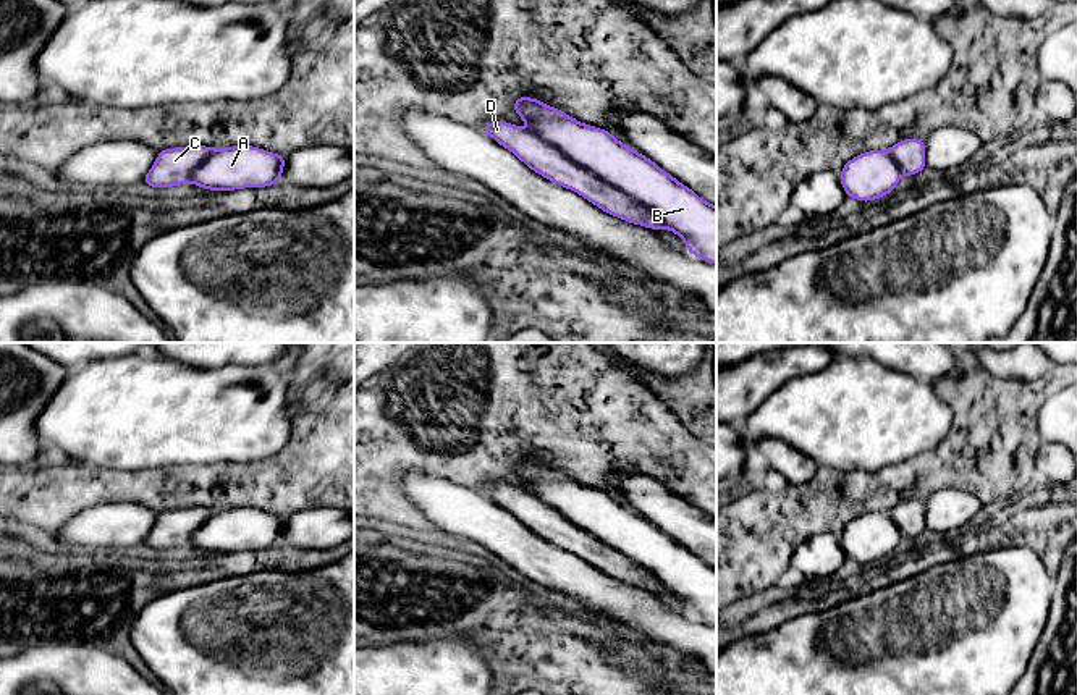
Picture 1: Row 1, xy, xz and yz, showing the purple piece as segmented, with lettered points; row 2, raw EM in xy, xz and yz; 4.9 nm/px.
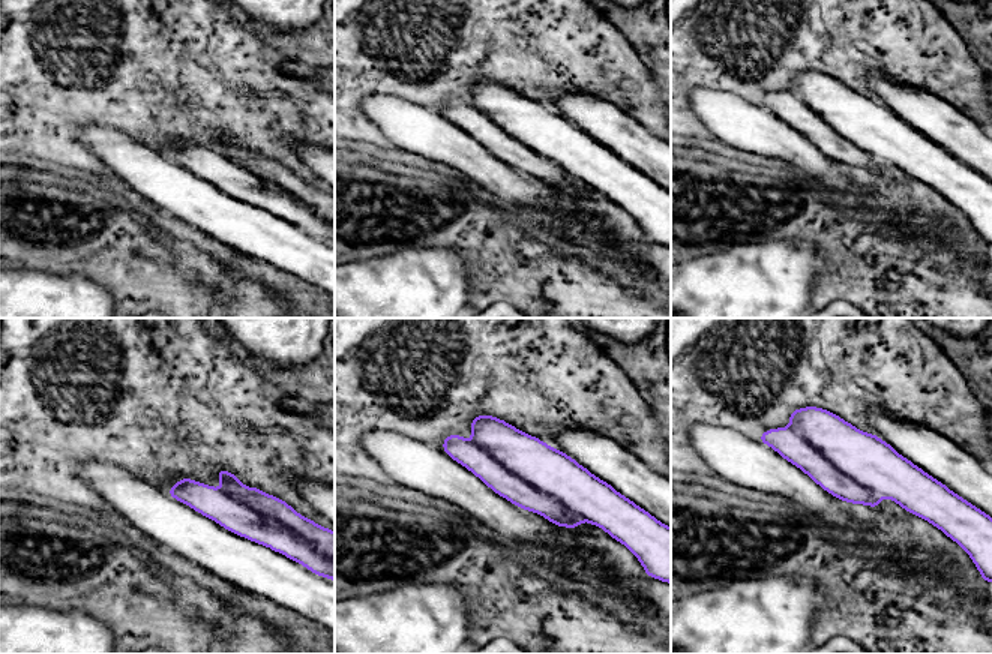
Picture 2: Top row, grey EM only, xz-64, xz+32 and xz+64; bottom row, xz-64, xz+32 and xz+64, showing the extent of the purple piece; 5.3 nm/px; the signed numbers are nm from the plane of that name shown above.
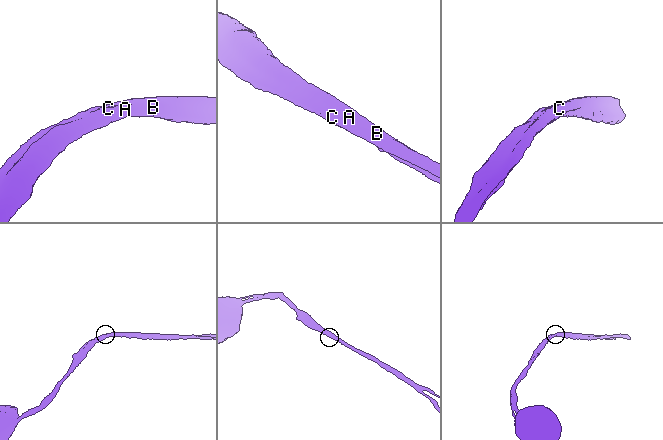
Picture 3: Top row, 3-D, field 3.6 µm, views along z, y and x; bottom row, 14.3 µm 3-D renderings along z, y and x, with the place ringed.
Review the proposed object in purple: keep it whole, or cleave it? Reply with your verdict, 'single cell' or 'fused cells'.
fused cells

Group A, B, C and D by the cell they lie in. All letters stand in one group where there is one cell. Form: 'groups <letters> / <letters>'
groups A B / C D

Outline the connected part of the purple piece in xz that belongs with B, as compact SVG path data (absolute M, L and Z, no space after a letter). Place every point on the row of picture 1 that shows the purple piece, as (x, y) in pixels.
M521 95L513 110L527 124L529 131L543 142L558 149L576 165L587 168L611 187L624 192L637 204L653 212L686 244L687 251L708 263L716 265L716 207L699 197L692 189L661 170L648 157L624 145L611 133L579 123L563 110L553 108L538 99Z

